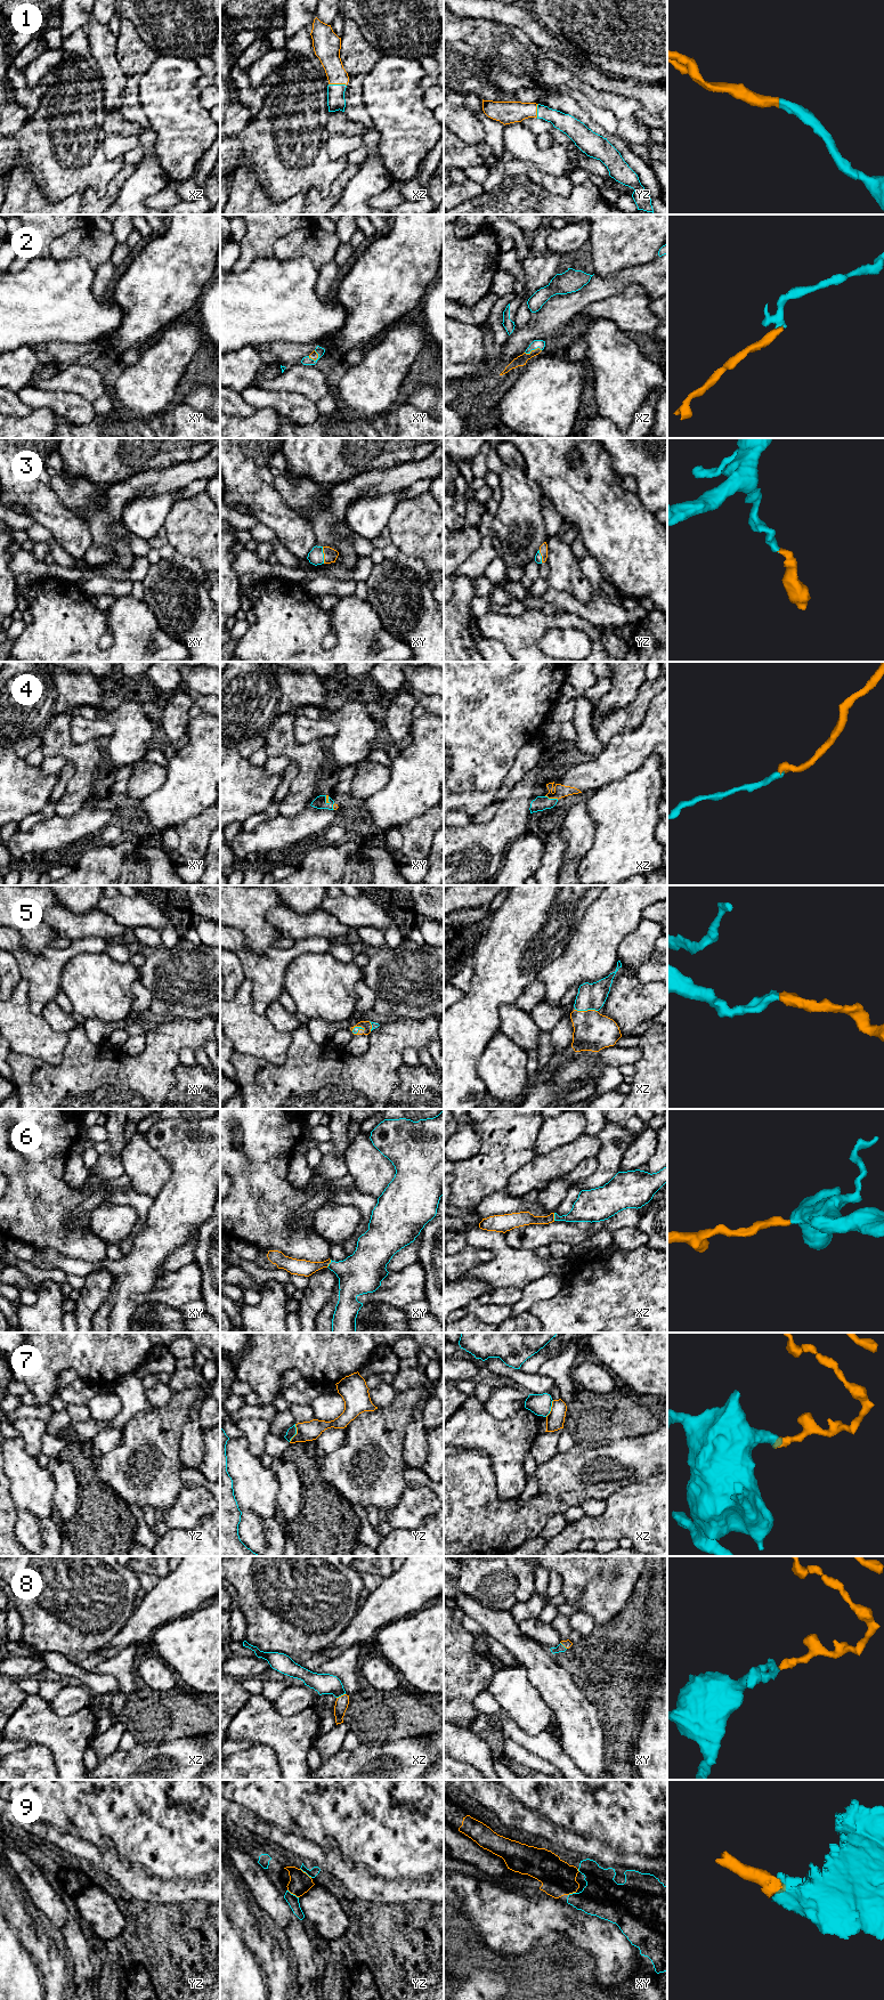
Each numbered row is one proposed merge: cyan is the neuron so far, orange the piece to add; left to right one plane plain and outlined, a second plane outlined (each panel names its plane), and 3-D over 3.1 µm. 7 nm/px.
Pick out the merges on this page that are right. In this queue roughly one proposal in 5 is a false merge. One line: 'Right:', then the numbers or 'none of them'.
Right: 1, 2, 3, 4, 5, 6, 8, 9

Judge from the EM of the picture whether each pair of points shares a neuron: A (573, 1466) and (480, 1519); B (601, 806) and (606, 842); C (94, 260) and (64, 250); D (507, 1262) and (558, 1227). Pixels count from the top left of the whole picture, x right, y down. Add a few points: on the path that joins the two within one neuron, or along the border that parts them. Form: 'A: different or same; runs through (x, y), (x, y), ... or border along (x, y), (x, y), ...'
A: same; runs through (554, 1490), (526, 1519), (504, 1519)
B: same; runs through (606, 815), (606, 833)
C: same; runs through (87, 253), (83, 250), (71, 250)
D: different; border along (503, 1233), (504, 1240), (510, 1246), (533, 1252)

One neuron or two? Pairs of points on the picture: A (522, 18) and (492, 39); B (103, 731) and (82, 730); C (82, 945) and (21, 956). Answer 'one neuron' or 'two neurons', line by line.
A: two neurons
B: one neuron
C: one neuron

